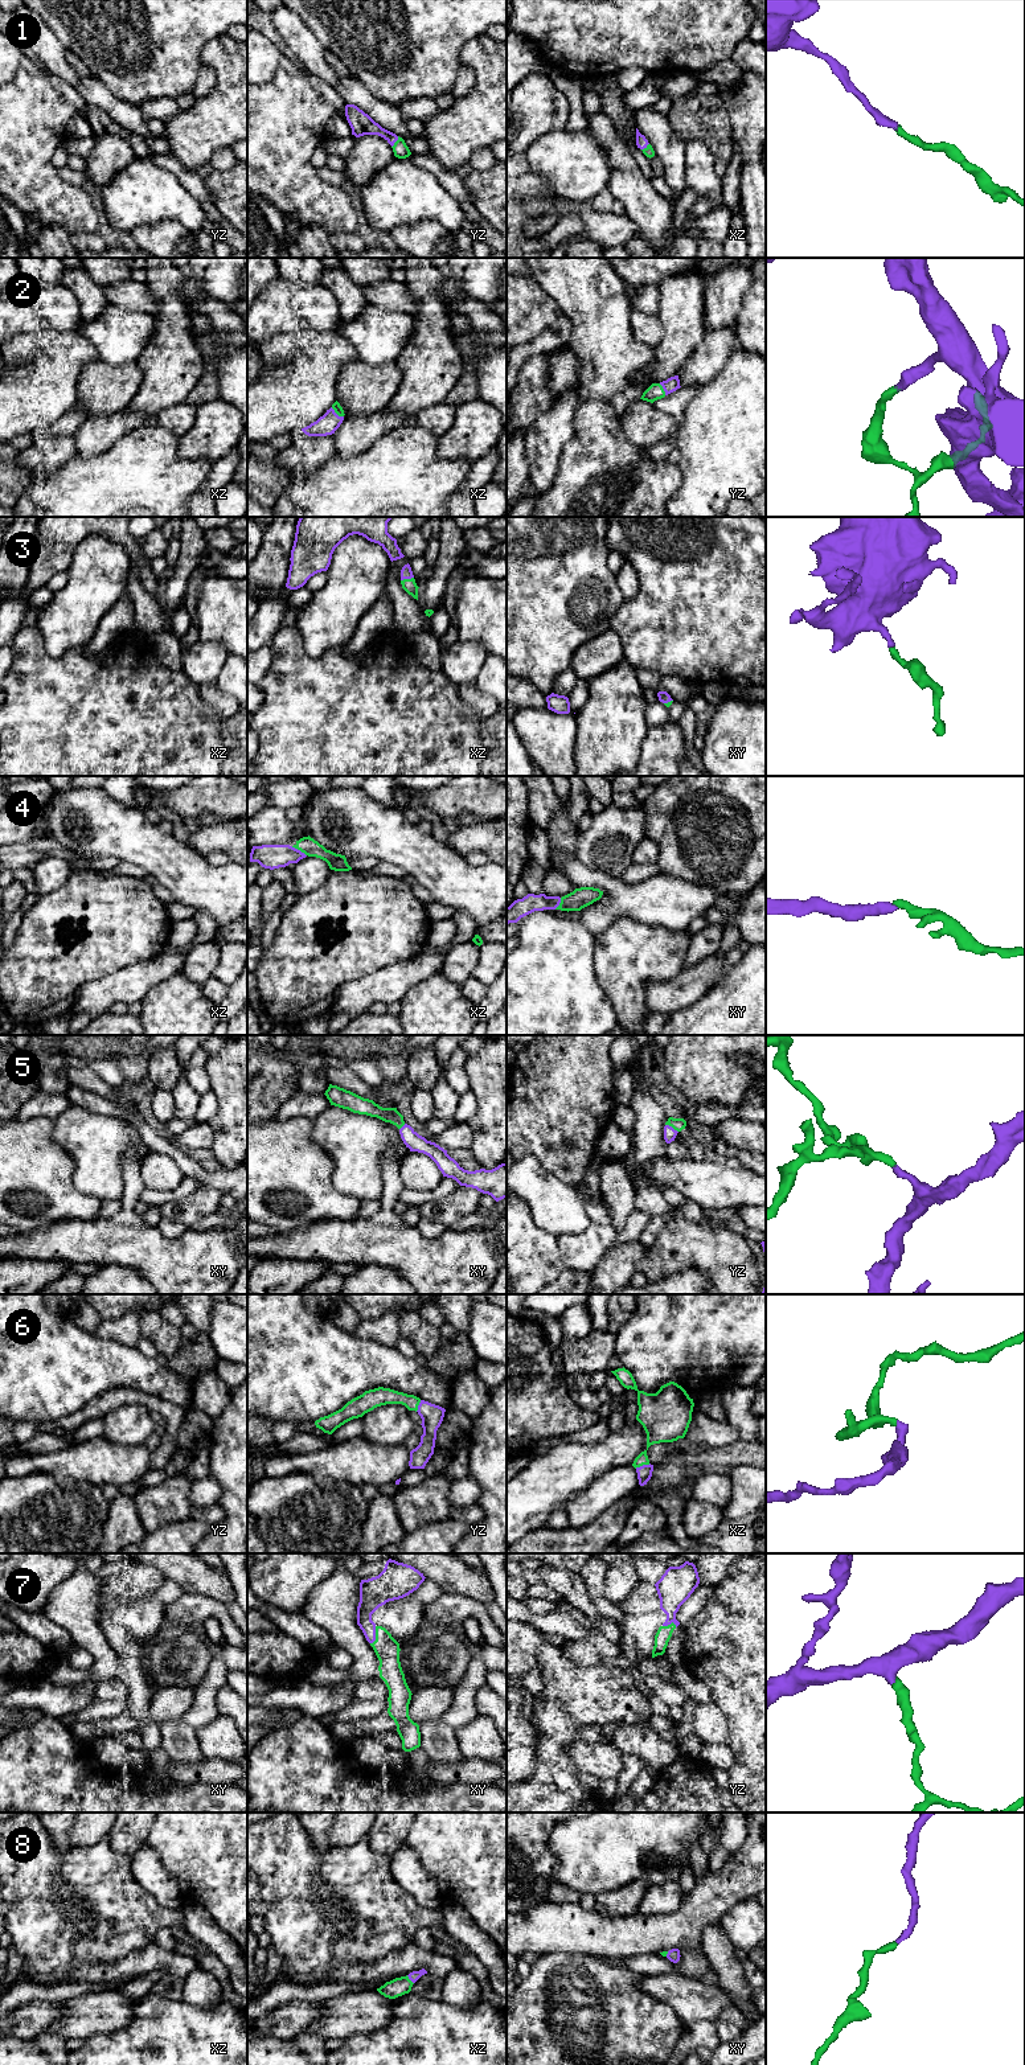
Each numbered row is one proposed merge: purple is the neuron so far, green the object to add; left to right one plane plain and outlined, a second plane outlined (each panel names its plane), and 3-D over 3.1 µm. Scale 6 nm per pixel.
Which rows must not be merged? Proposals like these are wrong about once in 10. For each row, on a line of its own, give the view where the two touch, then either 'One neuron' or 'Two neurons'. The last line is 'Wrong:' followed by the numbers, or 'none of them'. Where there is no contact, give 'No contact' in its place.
1: Touches purple in yz. One neuron
2: Touches purple in xz. One neuron
3: Touches purple in xz. One neuron
4: Touches purple in xz. One neuron
5: Touches purple in yz. One neuron
6: Touches purple in xz. One neuron
7: Touches purple in xy. One neuron
8: Touches purple in xz. One neuron
Wrong: none of them

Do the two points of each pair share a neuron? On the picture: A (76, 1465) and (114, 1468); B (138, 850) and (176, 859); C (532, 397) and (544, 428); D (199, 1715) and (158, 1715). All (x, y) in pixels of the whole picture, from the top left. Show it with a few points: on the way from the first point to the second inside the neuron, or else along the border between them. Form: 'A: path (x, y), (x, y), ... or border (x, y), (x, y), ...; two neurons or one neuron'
A: path (85, 1465), (105, 1465); one neuron
B: path (147, 850), (154, 850), (167, 859); one neuron
C: border (556, 402), (541, 413), (527, 431); two neurons
D: border (195, 1690), (192, 1706), (180, 1717); two neurons

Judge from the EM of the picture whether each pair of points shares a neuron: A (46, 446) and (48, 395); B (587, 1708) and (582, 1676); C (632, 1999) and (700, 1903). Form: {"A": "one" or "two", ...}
{"A": "two", "B": "one", "C": "two"}

